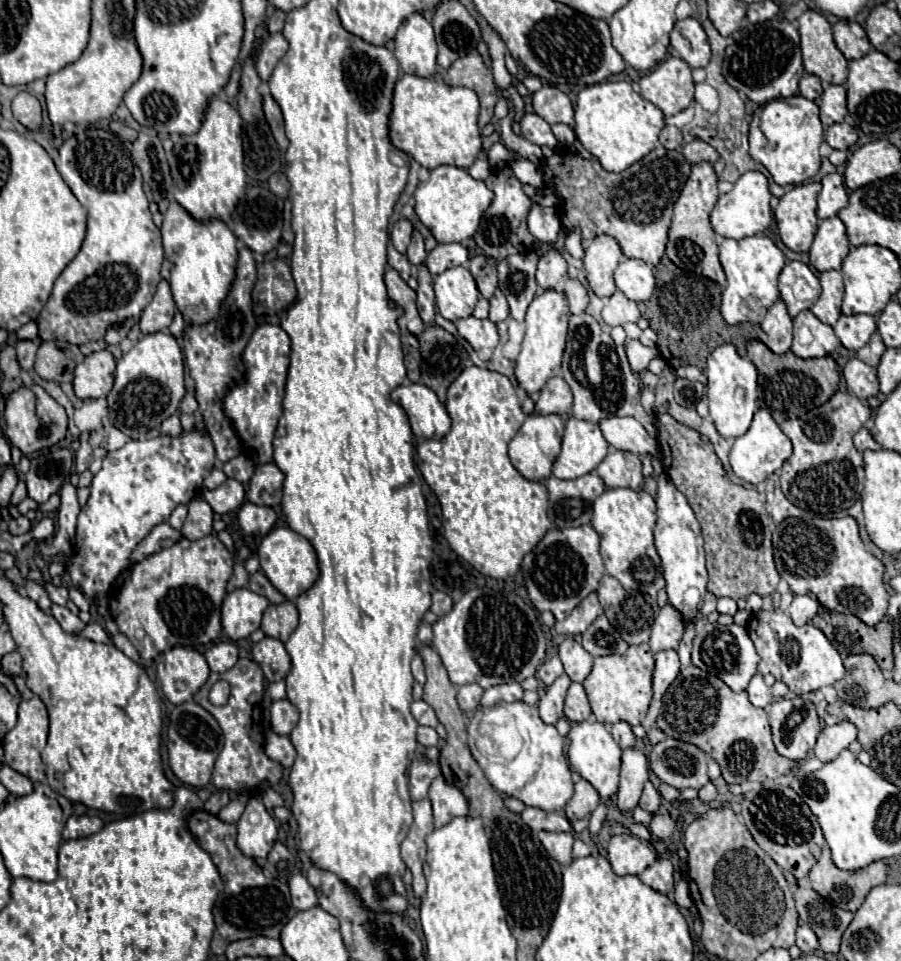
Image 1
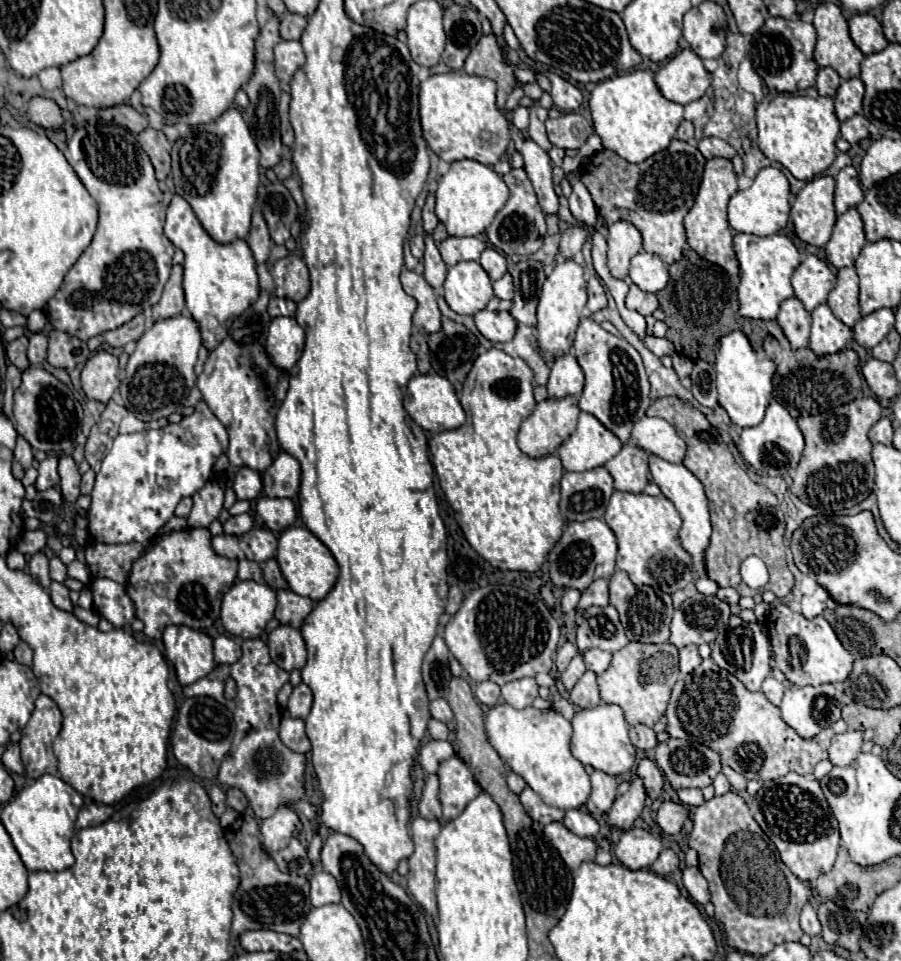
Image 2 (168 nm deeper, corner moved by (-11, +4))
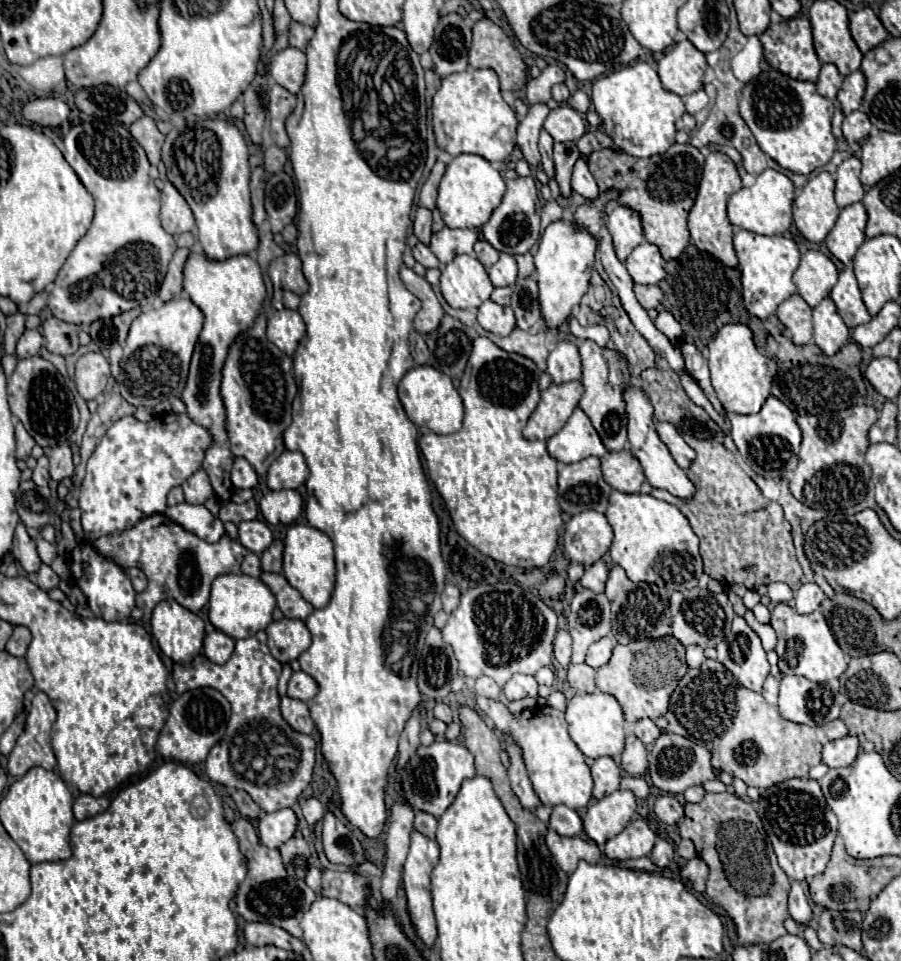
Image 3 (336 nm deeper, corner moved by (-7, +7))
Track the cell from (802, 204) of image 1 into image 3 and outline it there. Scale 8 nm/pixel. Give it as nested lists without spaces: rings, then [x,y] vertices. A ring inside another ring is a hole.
[[[820,171],[794,199],[794,225],[808,241],[820,243],[834,227],[838,211],[834,201],[834,179],[828,171]]]

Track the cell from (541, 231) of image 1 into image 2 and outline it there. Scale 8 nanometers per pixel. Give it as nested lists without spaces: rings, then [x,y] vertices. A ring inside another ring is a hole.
[[[524,140],[520,152],[524,156],[524,170],[532,180],[542,212],[546,216],[558,214],[558,196],[552,186],[552,164],[548,154],[532,140]]]

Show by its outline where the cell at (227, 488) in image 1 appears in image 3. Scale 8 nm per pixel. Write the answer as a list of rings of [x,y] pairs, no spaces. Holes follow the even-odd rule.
[[[236,457],[232,467],[232,483],[236,489],[252,489],[258,483],[258,475],[244,457]]]

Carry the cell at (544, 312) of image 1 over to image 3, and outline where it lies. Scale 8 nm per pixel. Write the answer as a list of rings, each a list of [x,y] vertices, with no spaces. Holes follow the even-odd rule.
[[[572,219],[554,221],[542,233],[538,251],[534,255],[534,265],[536,281],[540,287],[540,307],[550,329],[558,329],[560,325],[564,325],[572,313],[572,307],[578,305],[582,295],[588,291],[588,279],[592,275],[596,247],[596,237],[586,229],[578,229]]]

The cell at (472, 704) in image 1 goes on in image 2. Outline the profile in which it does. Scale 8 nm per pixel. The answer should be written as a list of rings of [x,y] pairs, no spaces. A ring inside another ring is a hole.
[[[490,680],[478,682],[474,694],[476,694],[476,698],[478,698],[482,704],[486,704],[486,706],[494,706],[494,704],[500,700],[500,688],[498,688],[498,684],[494,684],[494,682],[490,682]]]

